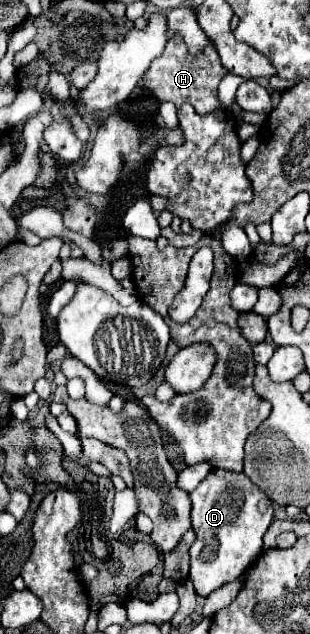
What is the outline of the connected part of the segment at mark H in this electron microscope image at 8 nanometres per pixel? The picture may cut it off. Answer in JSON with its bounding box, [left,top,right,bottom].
[141,36,227,114]

